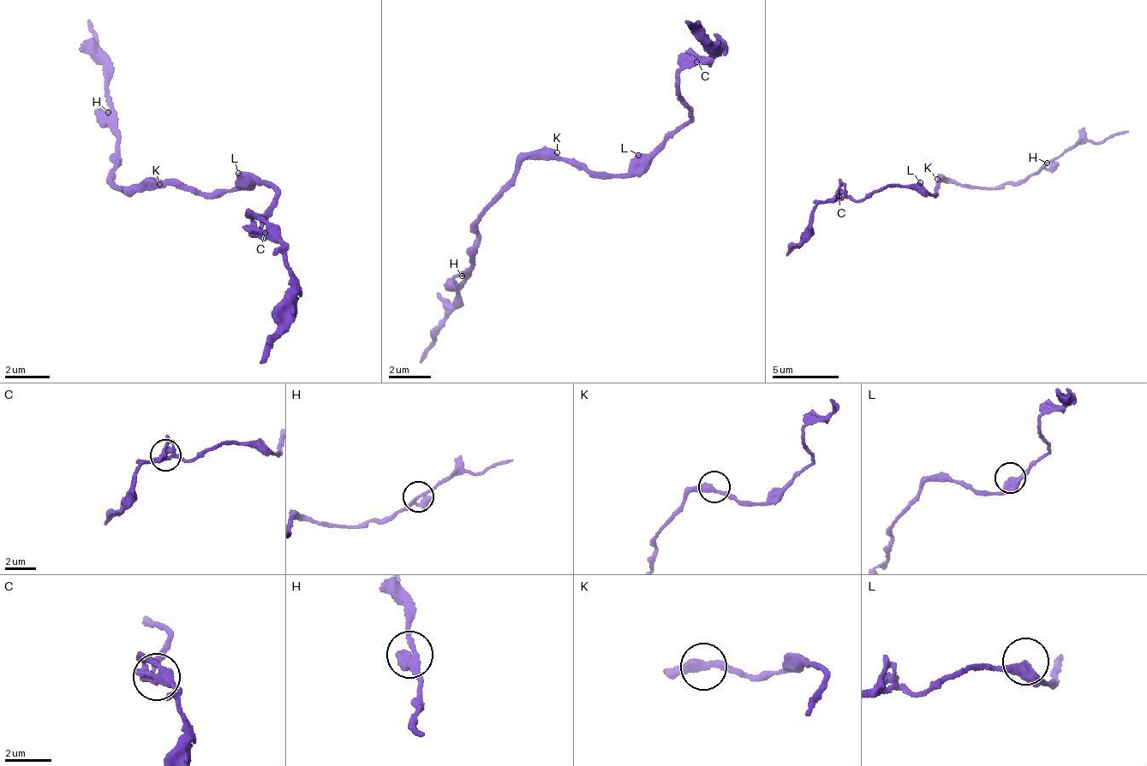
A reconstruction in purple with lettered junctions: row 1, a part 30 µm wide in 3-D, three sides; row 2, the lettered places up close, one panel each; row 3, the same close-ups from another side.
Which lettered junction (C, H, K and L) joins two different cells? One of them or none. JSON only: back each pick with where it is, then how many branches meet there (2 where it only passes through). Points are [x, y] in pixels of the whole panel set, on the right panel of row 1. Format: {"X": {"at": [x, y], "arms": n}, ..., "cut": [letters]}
{"cut": []}

